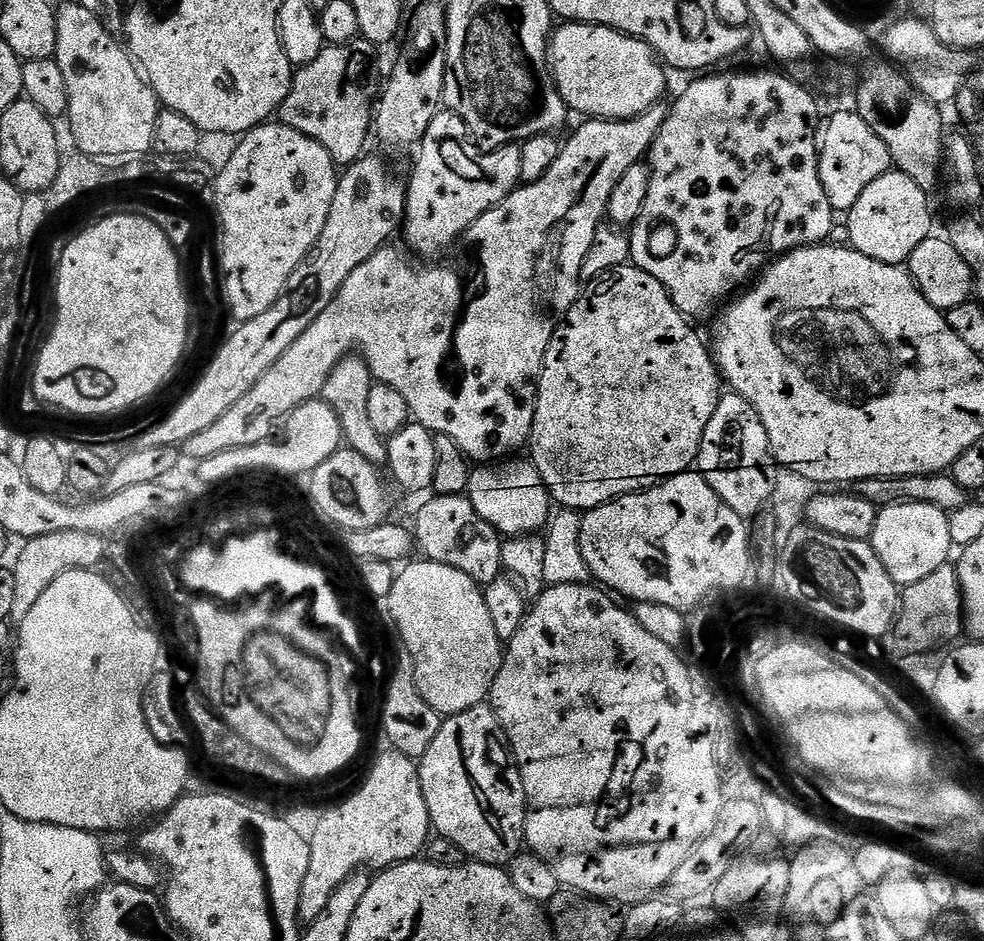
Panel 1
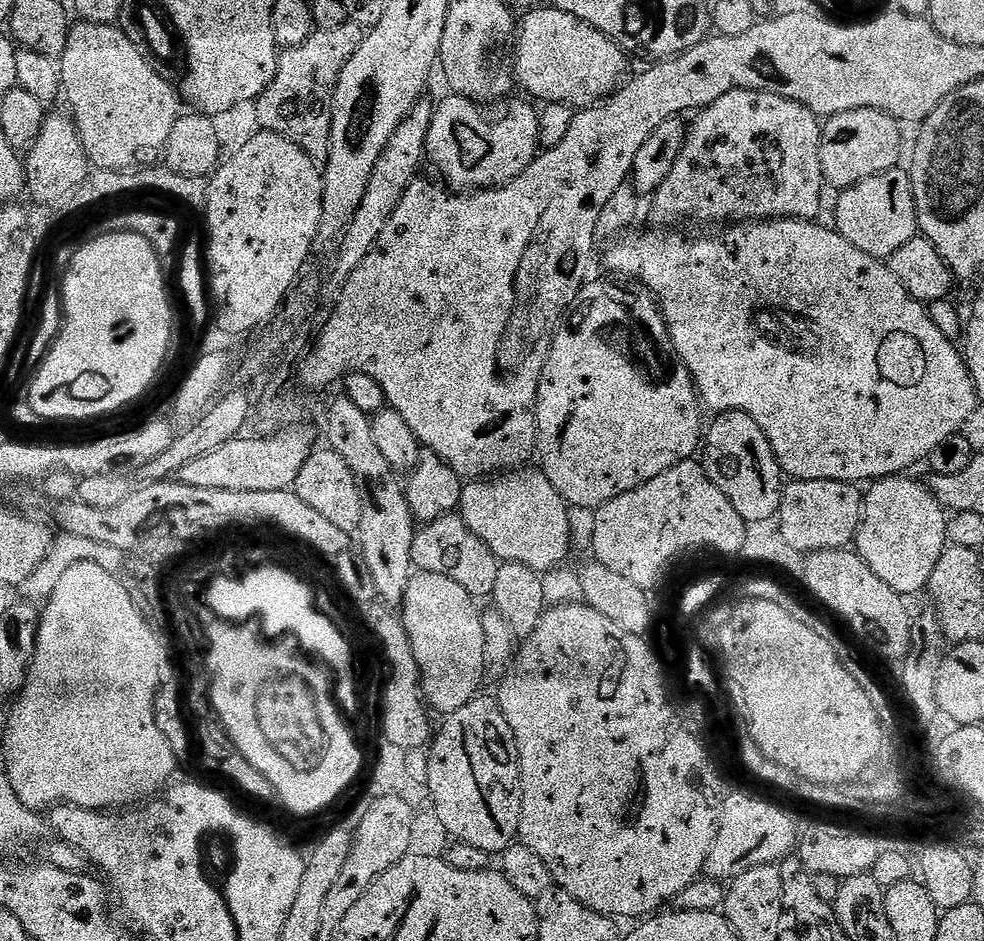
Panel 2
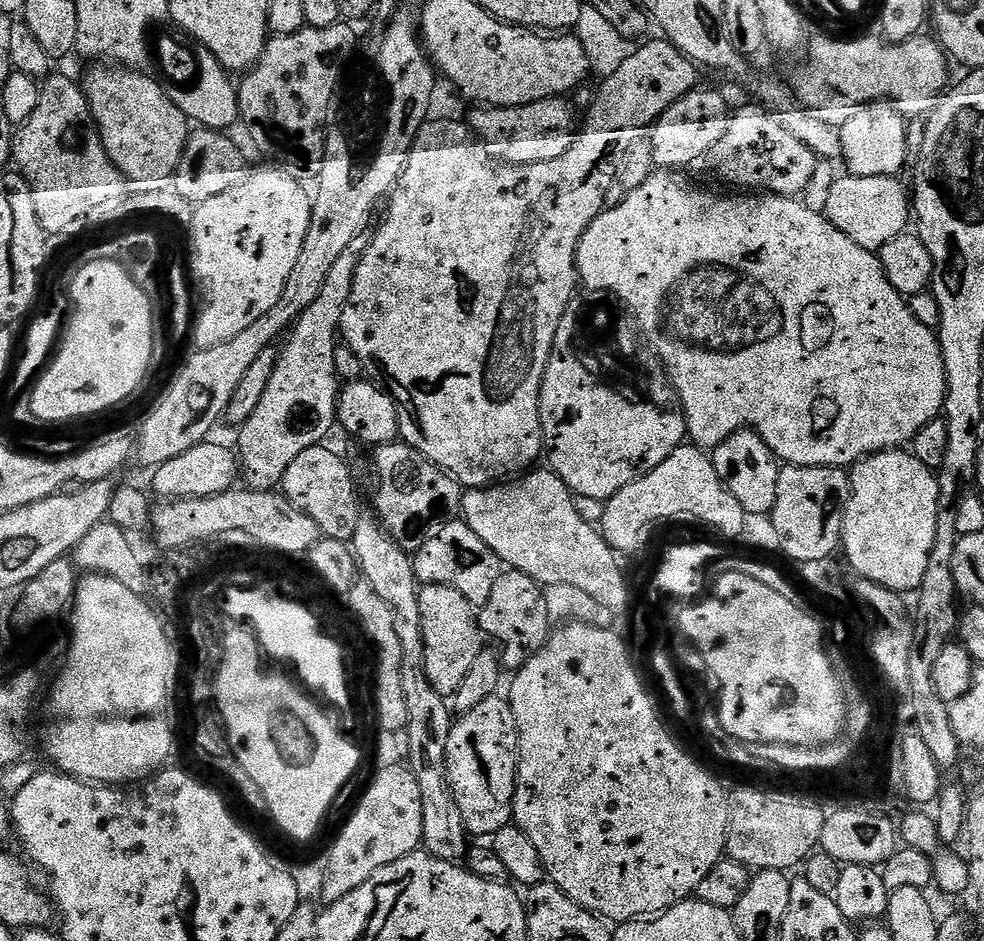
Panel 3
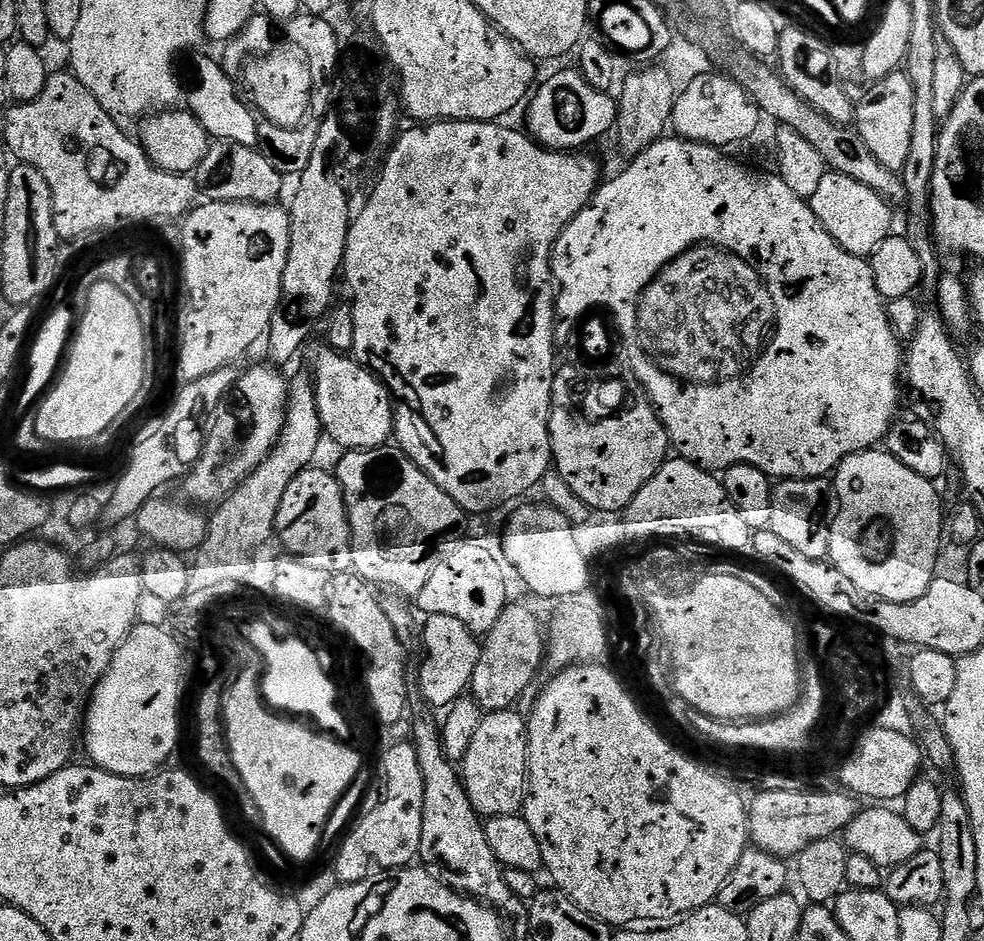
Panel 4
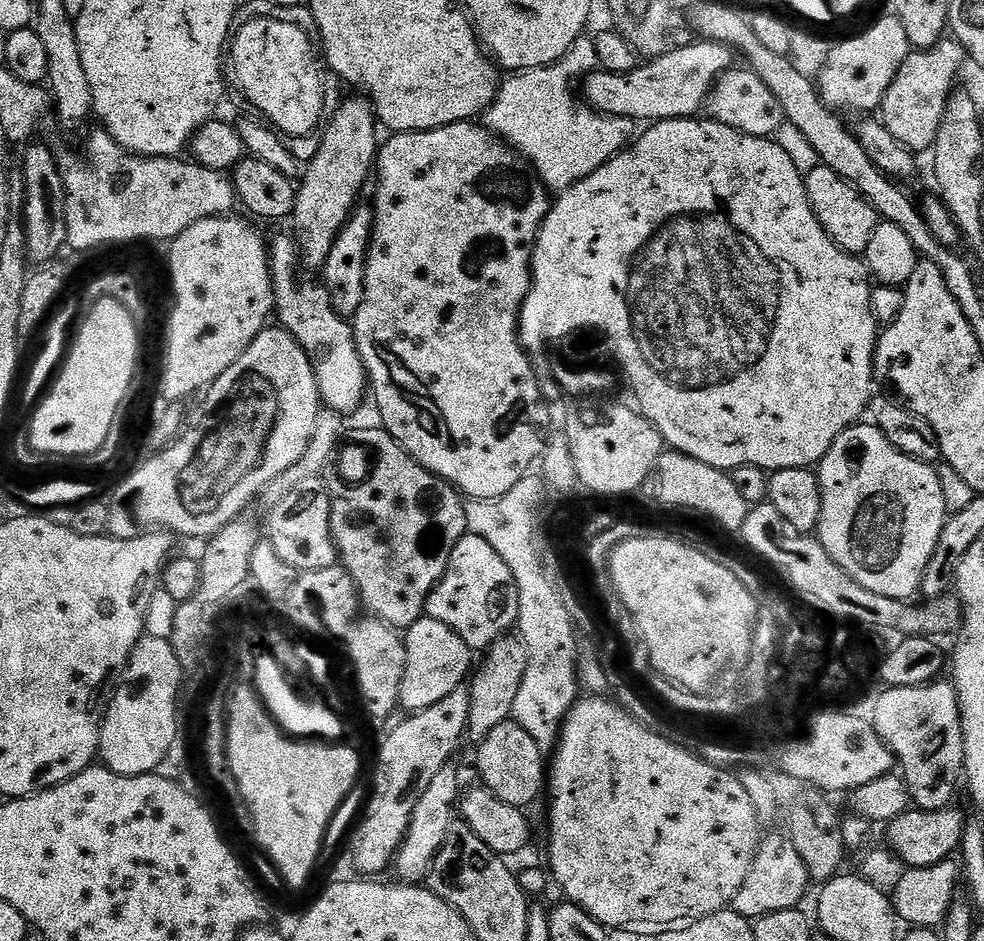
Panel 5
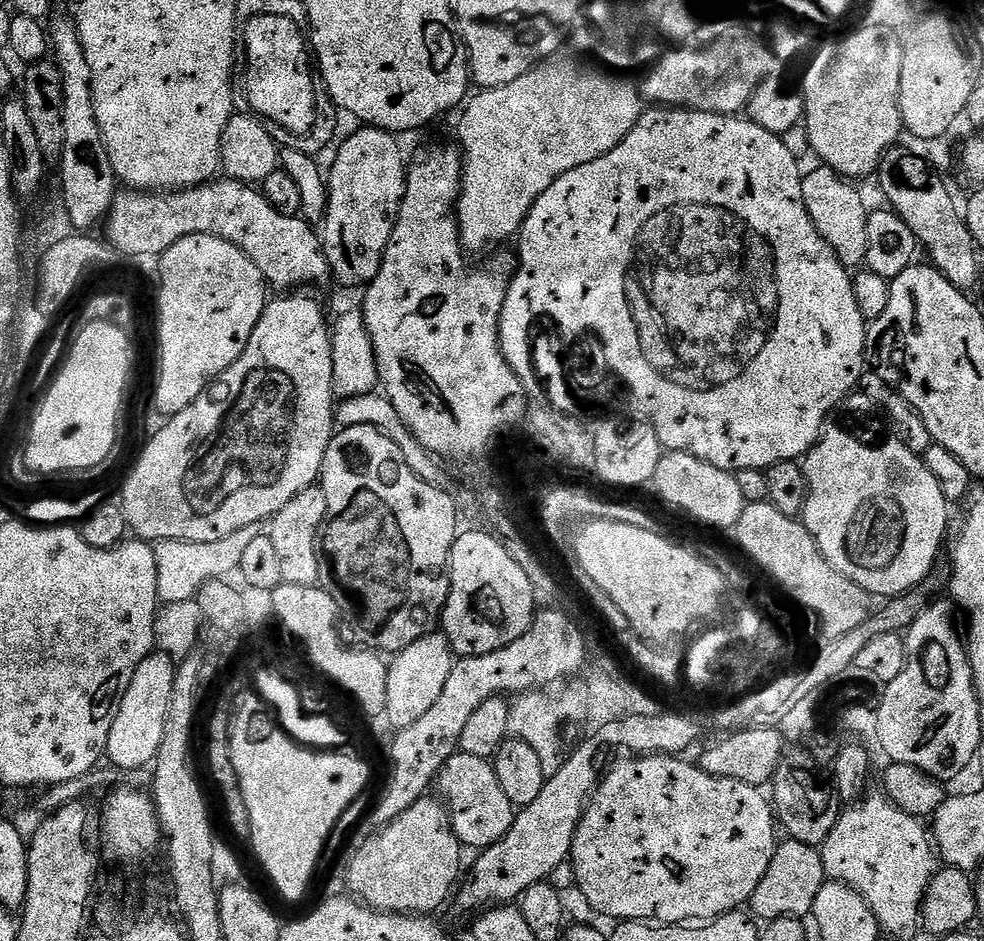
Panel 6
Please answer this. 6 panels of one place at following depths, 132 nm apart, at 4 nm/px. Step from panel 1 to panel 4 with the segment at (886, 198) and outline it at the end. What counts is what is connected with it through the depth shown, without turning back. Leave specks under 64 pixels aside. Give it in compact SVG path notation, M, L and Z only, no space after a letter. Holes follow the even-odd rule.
M828 170L810 203L818 222L822 222L830 238L834 238L834 242L838 242L842 250L855 256L871 257L872 252L878 250L878 246L893 231L893 205L870 190L870 186L862 186L862 182L858 182L853 176Z

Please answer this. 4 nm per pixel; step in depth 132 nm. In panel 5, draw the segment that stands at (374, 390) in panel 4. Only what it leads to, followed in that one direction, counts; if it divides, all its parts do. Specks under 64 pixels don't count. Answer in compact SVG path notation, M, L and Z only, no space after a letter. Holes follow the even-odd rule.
M291 235L276 236L270 240L268 268L272 271L274 290L274 316L279 327L285 328L306 350L312 363L314 378L318 382L323 407L332 408L341 414L356 412L369 391L368 372L358 354L356 333L353 325L343 320L330 302L330 294L323 283L311 284L300 280L296 271L301 271L300 250Z

